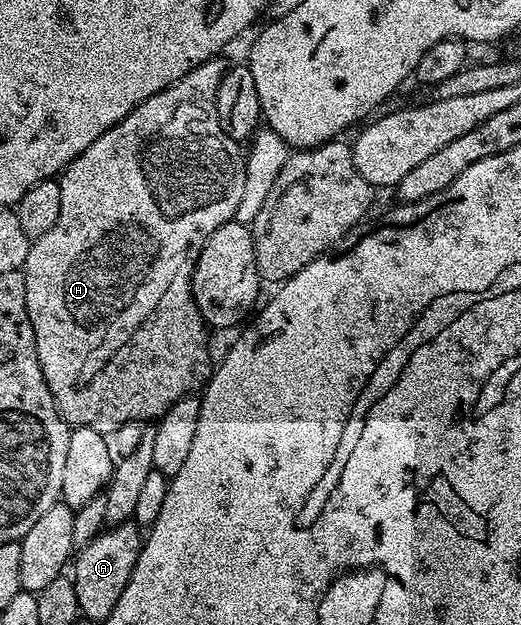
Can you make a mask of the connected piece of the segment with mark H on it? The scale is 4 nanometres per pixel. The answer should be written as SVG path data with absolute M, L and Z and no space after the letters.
M216 55L209 61L201 62L196 69L190 69L181 80L145 99L127 118L102 133L80 157L74 157L58 178L61 215L57 215L57 223L53 223L51 230L41 235L41 239L28 244L25 259L25 307L33 327L37 359L41 363L45 383L68 426L87 425L106 435L126 421L147 423L150 417L162 417L173 403L194 394L208 380L209 366L212 364L211 353L207 350L209 326L193 299L191 276L207 237L213 235L217 227L234 218L237 203L241 203L241 195L245 192L245 171L249 167L244 150L239 150L242 149L240 142L225 135L217 115L215 92L229 68L228 62L223 62L223 59Z

